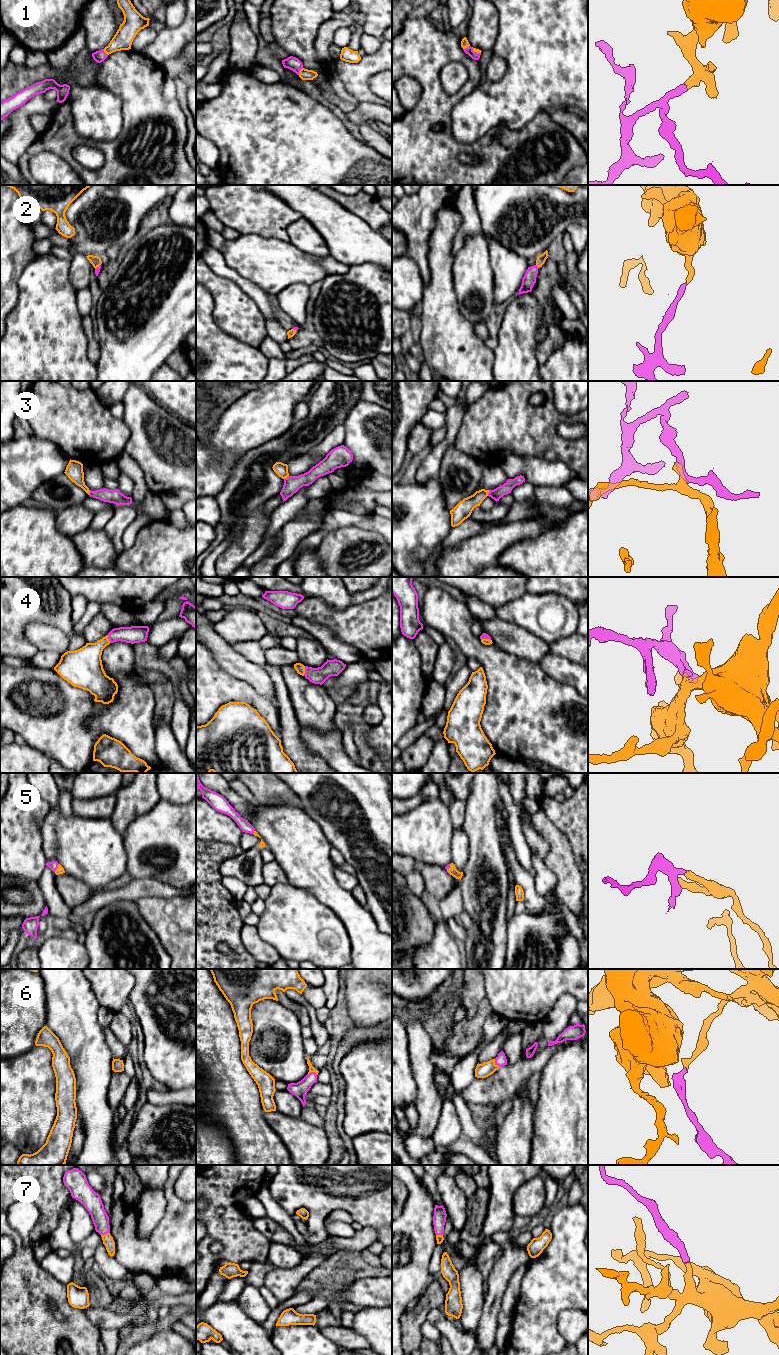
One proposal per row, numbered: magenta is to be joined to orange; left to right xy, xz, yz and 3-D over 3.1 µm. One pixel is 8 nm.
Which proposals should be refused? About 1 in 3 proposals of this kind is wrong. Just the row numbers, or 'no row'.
3

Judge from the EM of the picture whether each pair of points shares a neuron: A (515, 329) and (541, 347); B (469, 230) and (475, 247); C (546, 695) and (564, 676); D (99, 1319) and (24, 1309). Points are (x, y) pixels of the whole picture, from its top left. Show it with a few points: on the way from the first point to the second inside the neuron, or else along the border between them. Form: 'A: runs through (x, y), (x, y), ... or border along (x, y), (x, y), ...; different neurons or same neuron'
A: border along (548, 323), (536, 345), (536, 359), (539, 364); different neurons
B: border along (481, 232), (469, 236), (455, 253); different neurons
C: border along (540, 667), (551, 677), (570, 684), (577, 691); different neurons
D: border along (81, 1309), (84, 1315), (99, 1329); different neurons

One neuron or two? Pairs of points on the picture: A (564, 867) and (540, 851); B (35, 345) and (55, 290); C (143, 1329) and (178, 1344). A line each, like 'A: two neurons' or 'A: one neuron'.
A: two neurons
B: one neuron
C: two neurons

